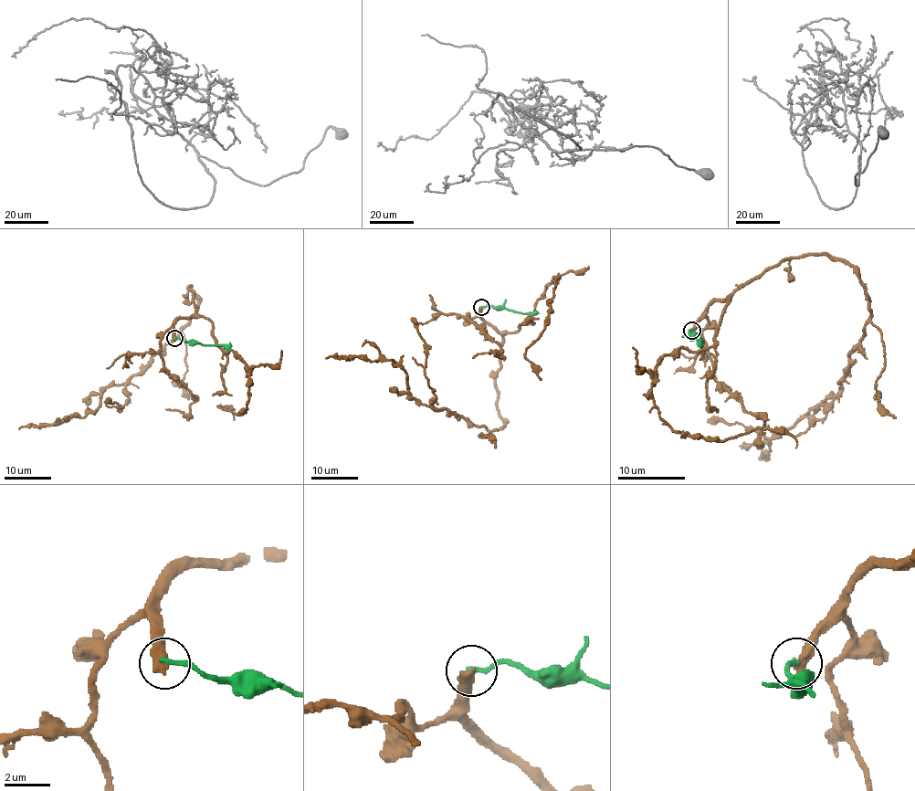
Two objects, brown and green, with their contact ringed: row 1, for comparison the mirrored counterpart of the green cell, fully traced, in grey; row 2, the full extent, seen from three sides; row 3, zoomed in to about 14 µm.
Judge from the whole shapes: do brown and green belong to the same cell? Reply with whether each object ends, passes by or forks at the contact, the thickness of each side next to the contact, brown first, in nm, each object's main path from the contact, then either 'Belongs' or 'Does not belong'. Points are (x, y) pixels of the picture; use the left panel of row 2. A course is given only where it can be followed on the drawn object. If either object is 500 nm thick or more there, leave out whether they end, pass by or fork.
Thickness 500 nm (brown) against 200 nm. Course of brown: (174, 339), (173, 324), (195, 311), (191, 286), (198, 308), (140, 373), (110, 384), (86, 416), (19, 428). Course of green: (175, 339), (231, 348). Does not belong

